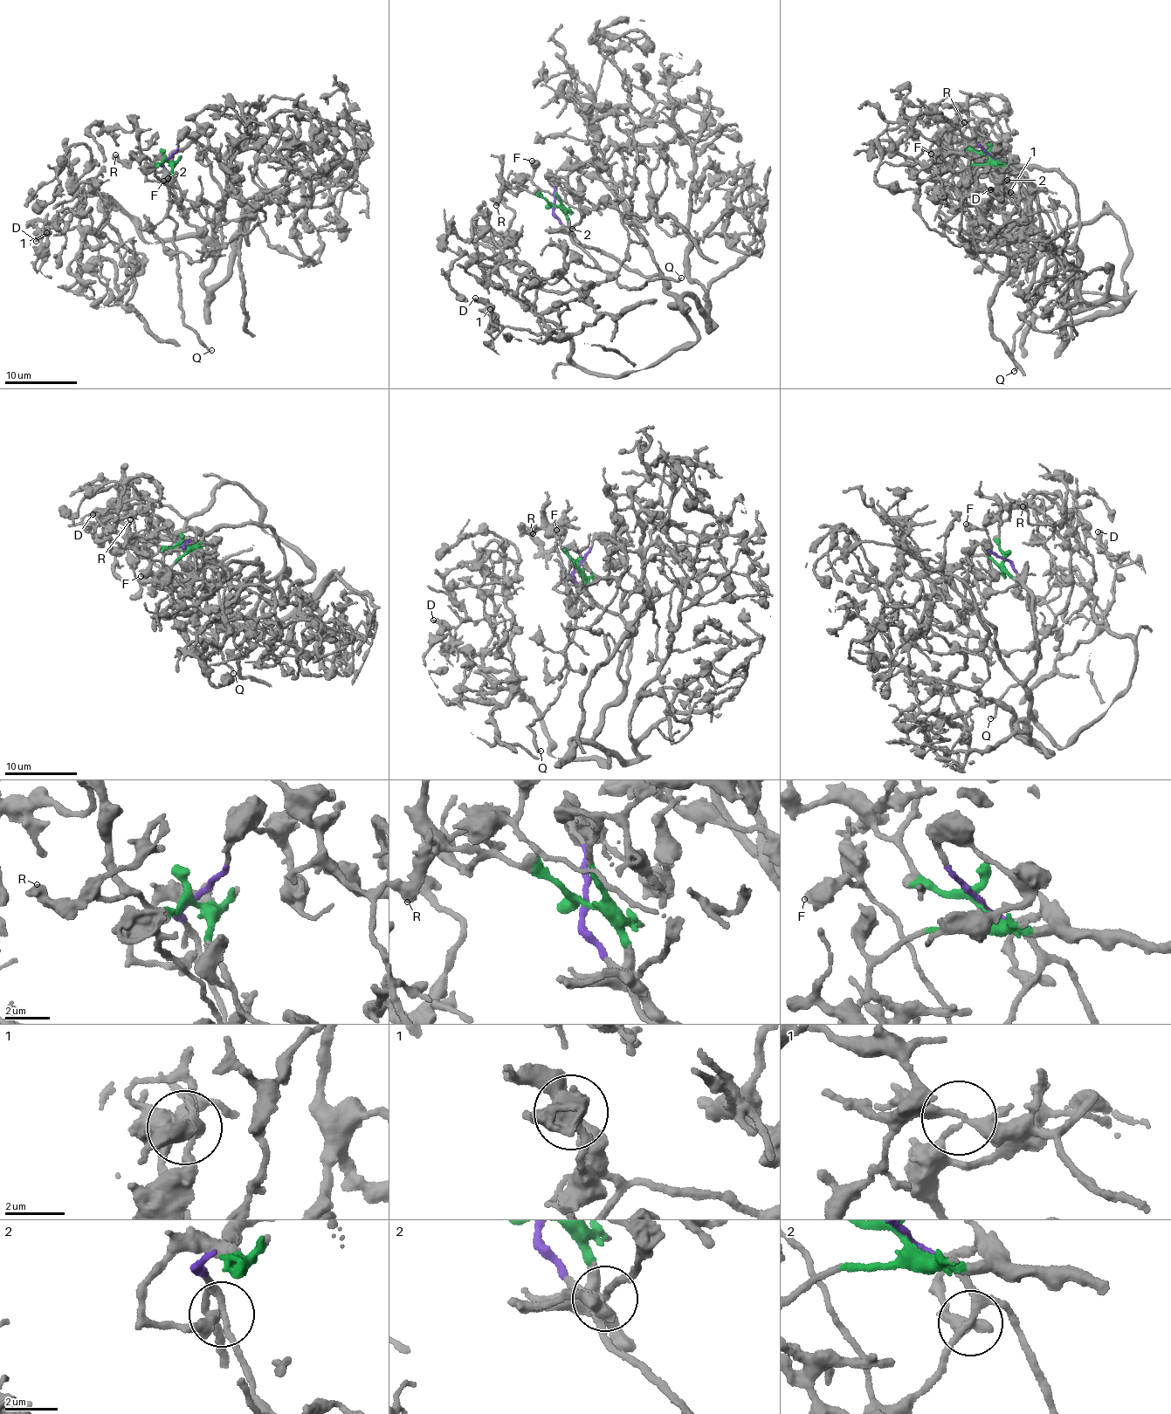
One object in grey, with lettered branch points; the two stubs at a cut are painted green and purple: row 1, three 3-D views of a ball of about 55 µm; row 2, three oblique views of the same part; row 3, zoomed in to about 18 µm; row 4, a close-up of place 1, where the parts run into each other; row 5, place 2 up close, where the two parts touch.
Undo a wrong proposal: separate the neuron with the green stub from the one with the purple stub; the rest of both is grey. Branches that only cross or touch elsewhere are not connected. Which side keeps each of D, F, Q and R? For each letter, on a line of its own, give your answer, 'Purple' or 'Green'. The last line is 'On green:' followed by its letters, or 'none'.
D: Green
F: Purple
Q: Purple
R: Green
On green: D, R

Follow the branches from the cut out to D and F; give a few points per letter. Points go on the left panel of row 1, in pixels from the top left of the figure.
D: (166, 161), (203, 147), (216, 260), (196, 237), (150, 243), (105, 197), (95, 232), (36, 242)
F: (166, 160), (161, 165), (166, 169), (180, 205), (169, 187), (156, 174), (164, 174), (163, 181)

